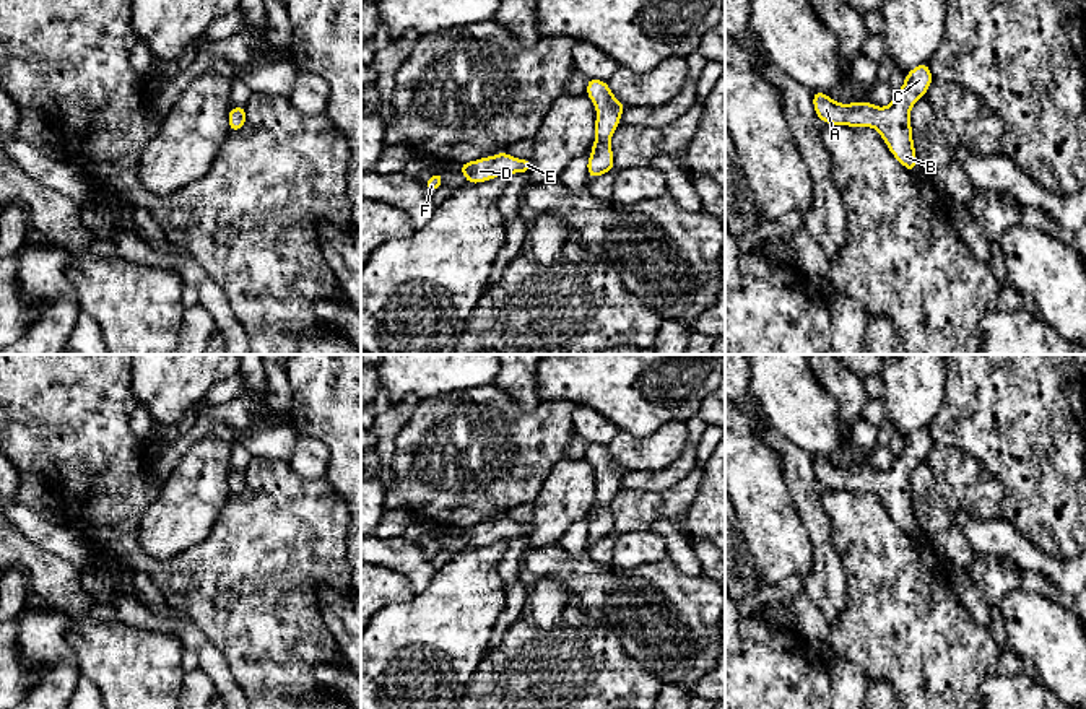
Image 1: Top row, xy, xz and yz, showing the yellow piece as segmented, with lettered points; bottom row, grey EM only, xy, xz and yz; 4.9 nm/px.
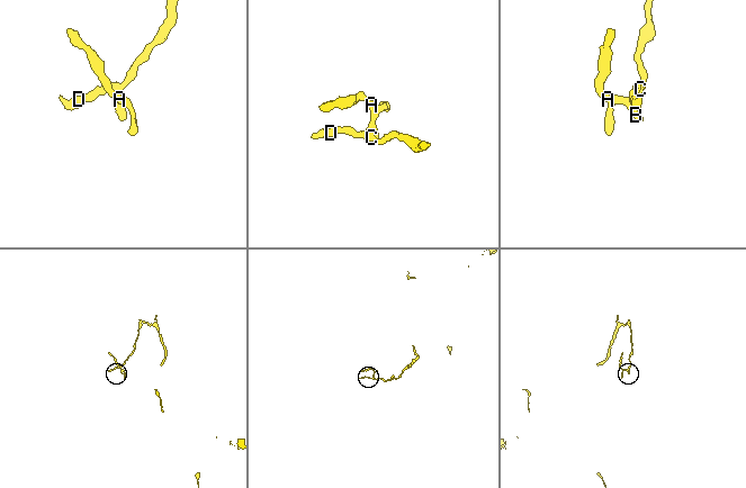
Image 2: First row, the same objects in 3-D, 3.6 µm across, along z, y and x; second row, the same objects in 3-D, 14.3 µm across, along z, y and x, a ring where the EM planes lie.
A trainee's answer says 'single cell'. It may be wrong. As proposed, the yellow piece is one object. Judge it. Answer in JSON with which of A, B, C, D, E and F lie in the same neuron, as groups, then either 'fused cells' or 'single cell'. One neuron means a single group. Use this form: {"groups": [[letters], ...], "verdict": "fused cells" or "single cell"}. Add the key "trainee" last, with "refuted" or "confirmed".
{"groups": [["A", "B", "C", "D", "E", "F"]], "verdict": "single cell", "trainee": "confirmed"}

